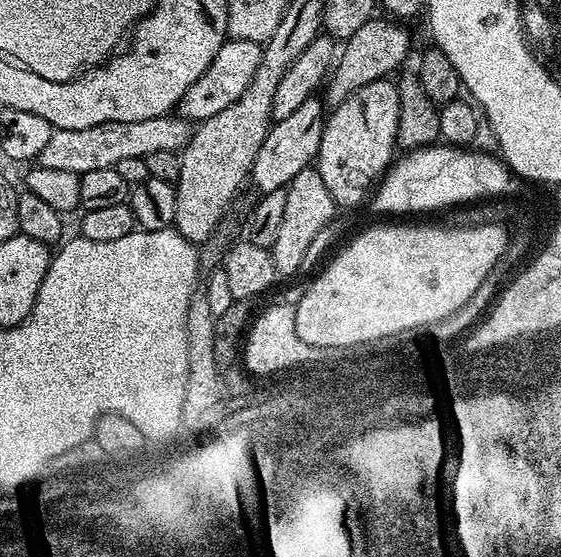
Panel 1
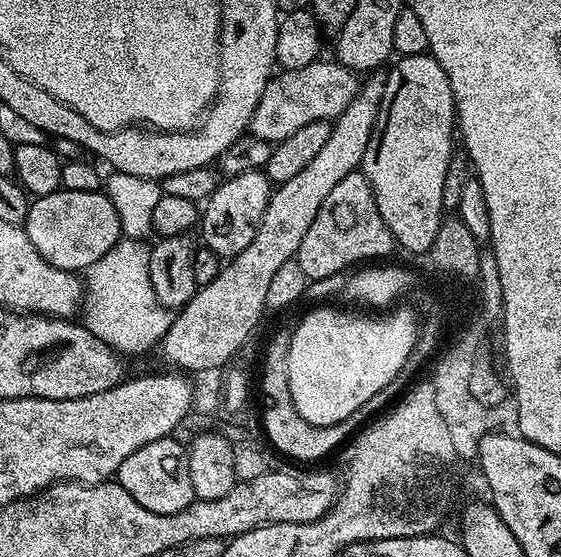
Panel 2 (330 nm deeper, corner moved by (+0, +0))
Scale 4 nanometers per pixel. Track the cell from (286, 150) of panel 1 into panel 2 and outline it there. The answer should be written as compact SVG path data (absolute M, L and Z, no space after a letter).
M264 170L243 172L223 179L208 196L202 208L198 232L204 235L203 247L214 250L214 254L221 258L242 254L242 250L246 250L246 246L254 242L254 234L262 222L262 214L266 214L266 206L273 191L274 185Z

